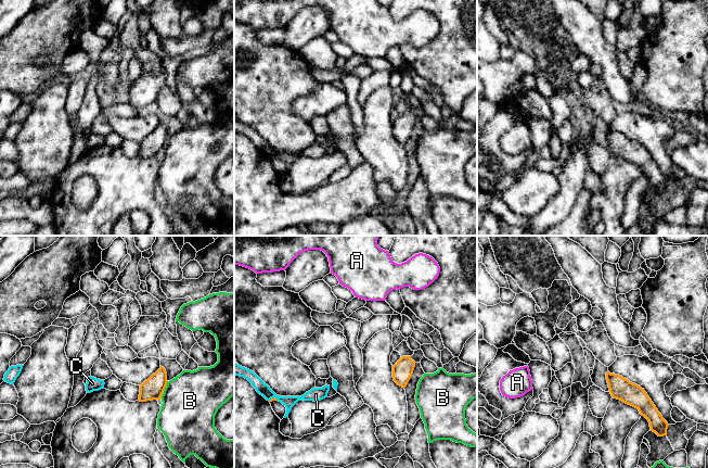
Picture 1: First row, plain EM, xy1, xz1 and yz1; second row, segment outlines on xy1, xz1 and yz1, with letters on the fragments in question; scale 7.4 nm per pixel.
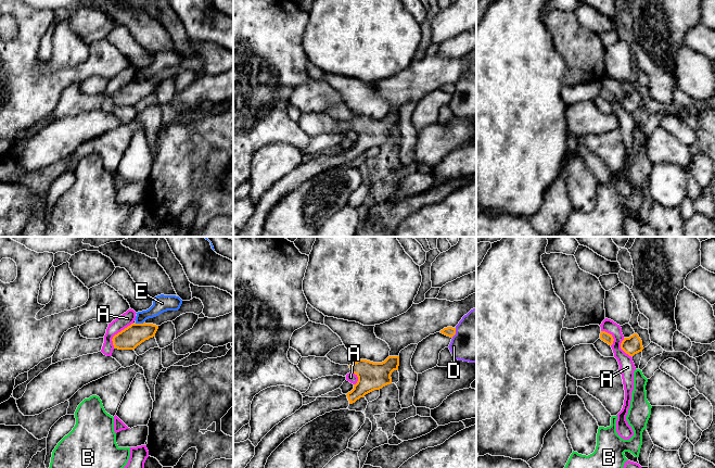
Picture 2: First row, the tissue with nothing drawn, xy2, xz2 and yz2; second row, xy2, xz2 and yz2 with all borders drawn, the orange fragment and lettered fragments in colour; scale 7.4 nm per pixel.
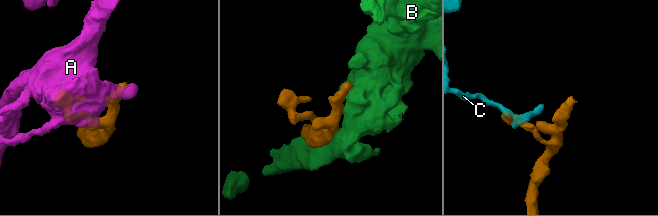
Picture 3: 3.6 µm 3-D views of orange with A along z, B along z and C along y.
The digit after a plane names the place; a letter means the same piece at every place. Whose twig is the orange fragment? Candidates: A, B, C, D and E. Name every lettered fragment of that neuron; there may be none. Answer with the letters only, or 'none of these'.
none of these

